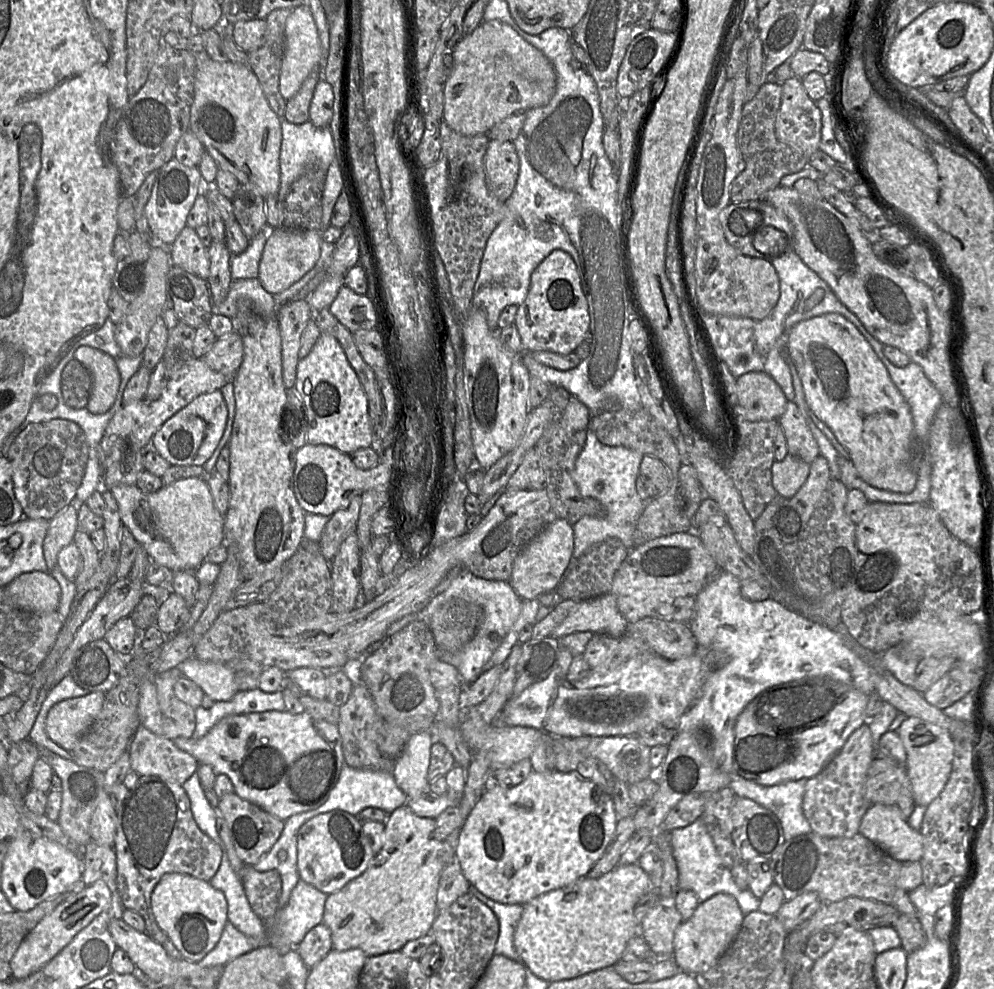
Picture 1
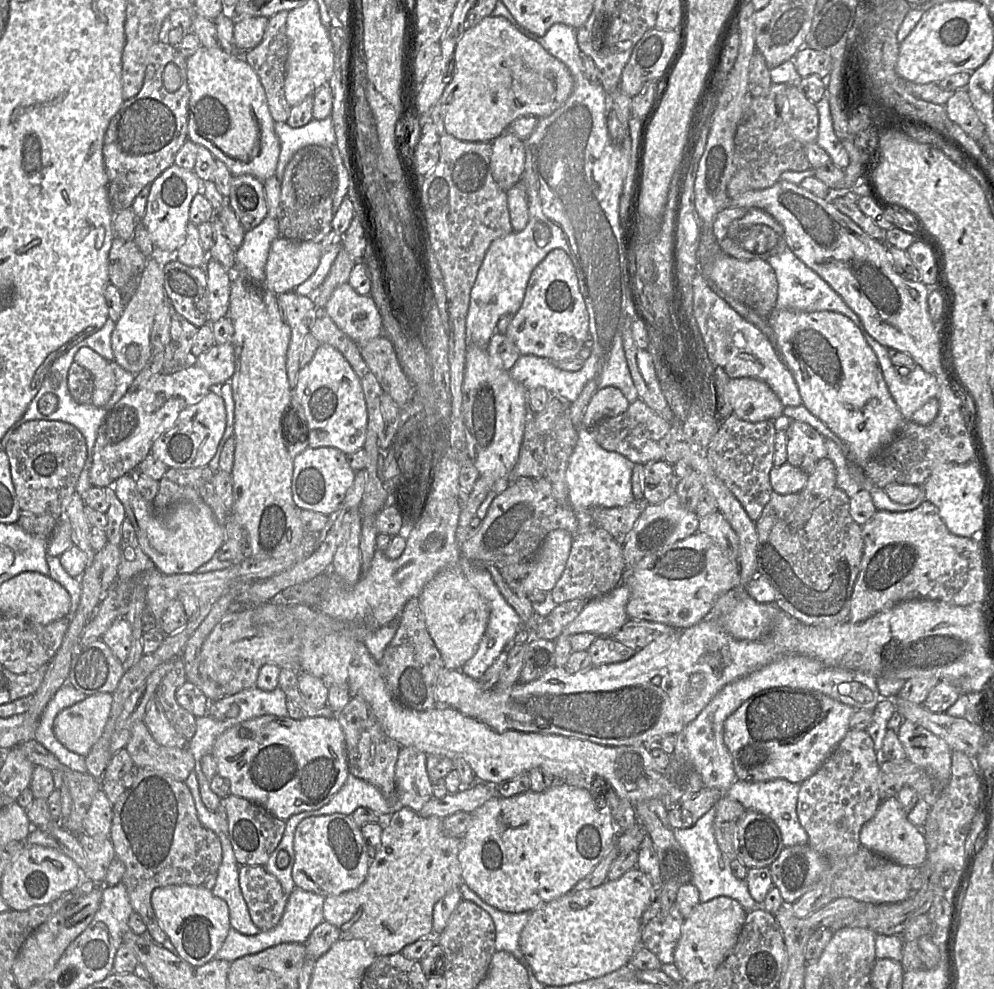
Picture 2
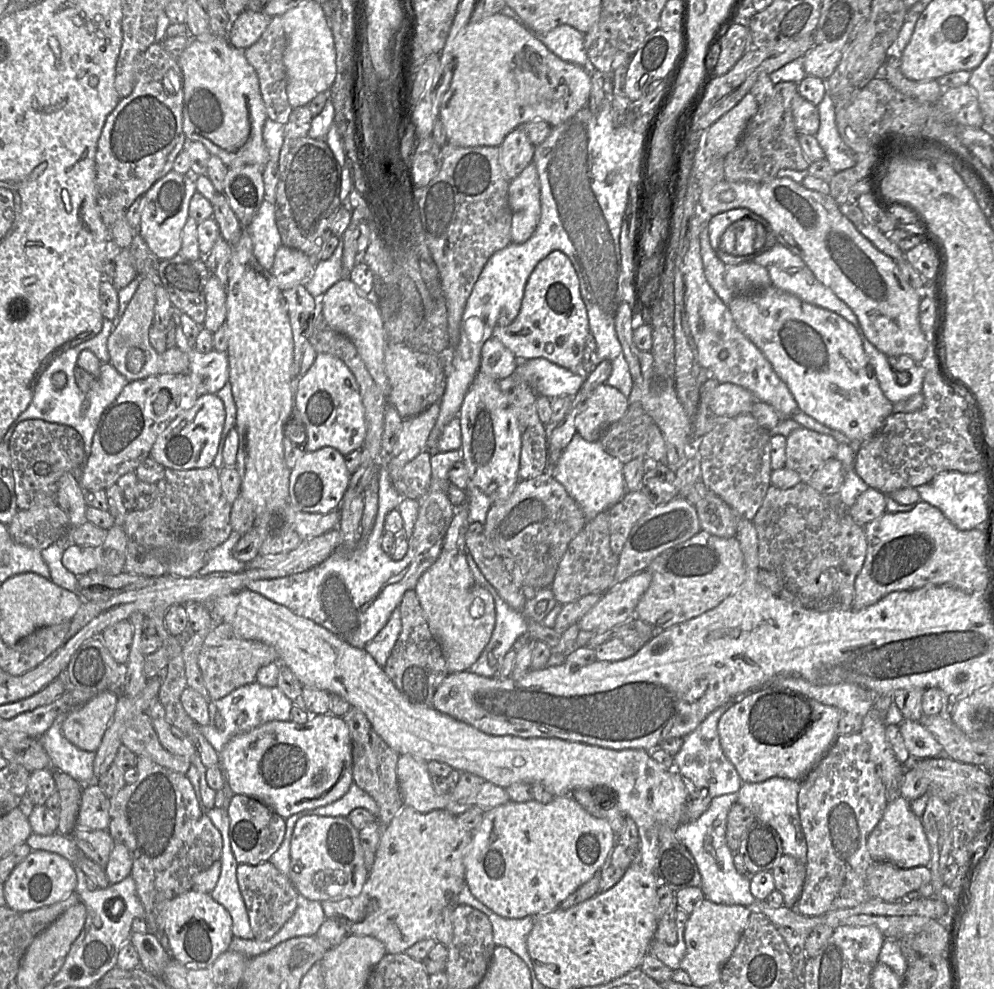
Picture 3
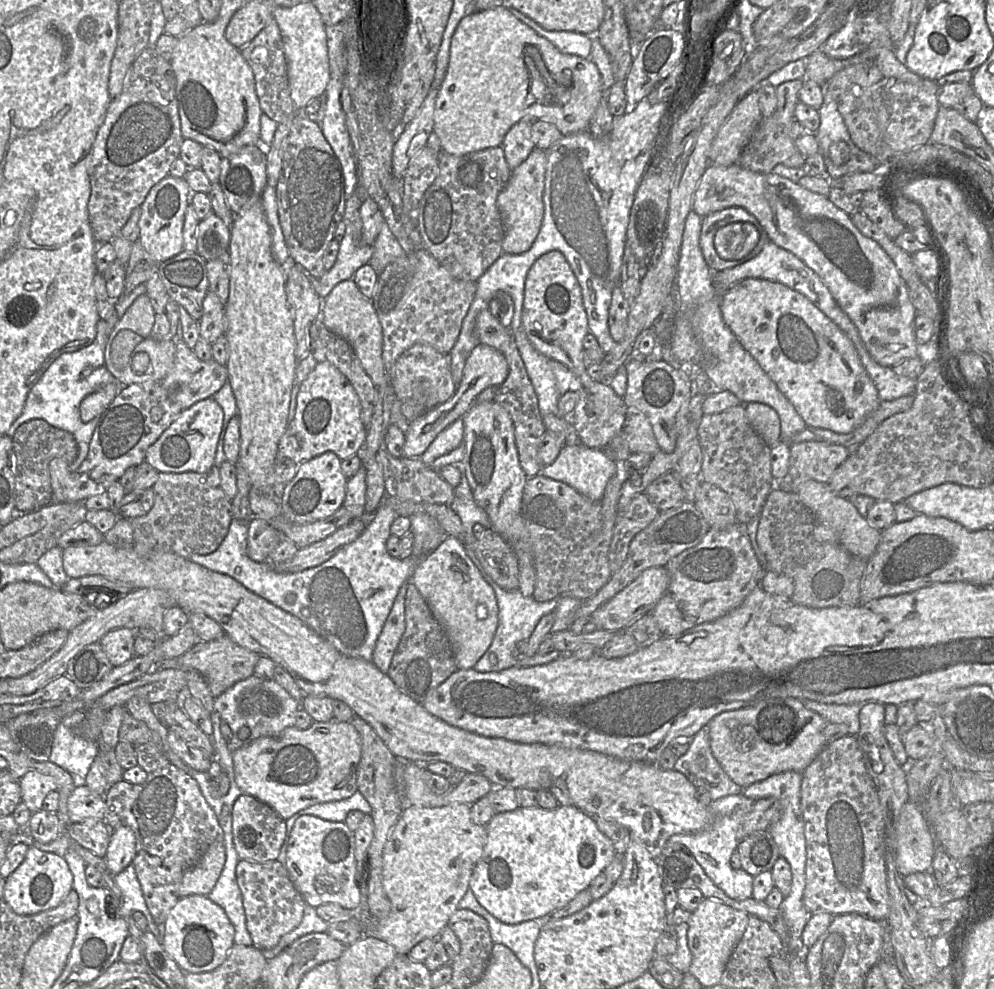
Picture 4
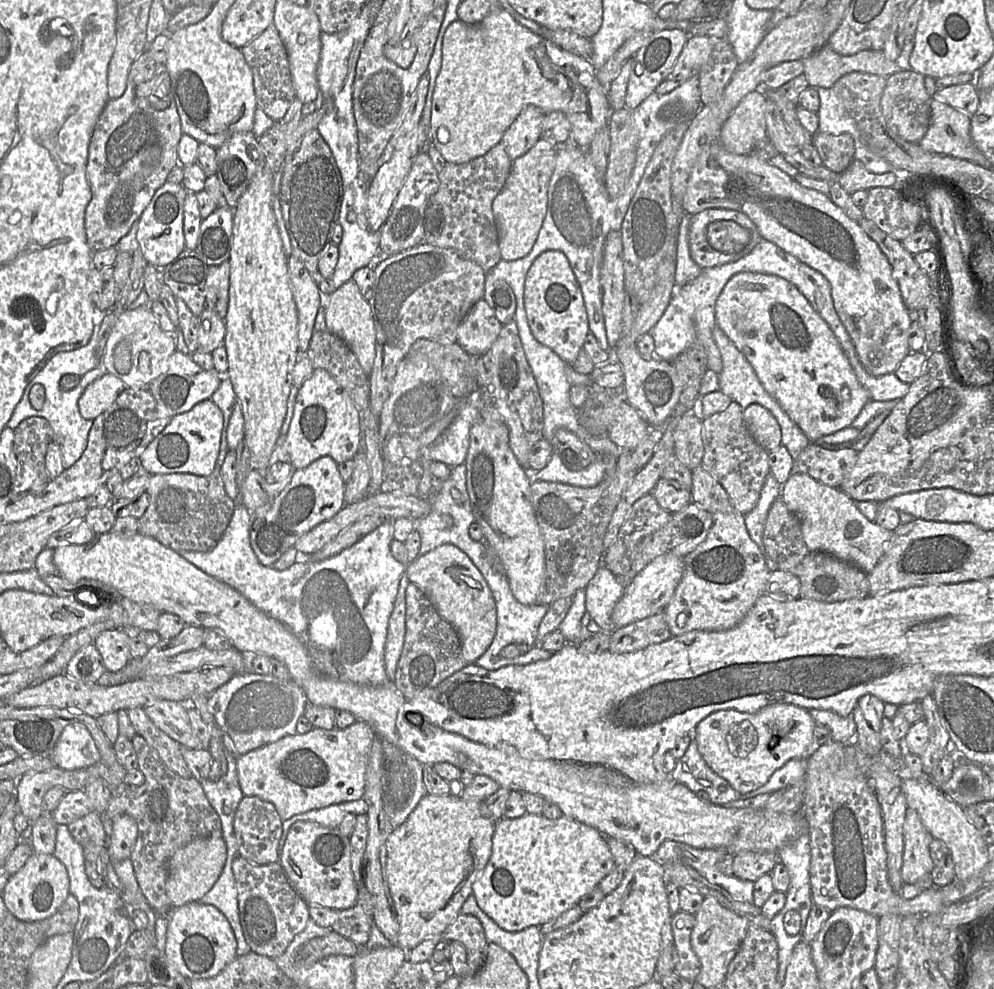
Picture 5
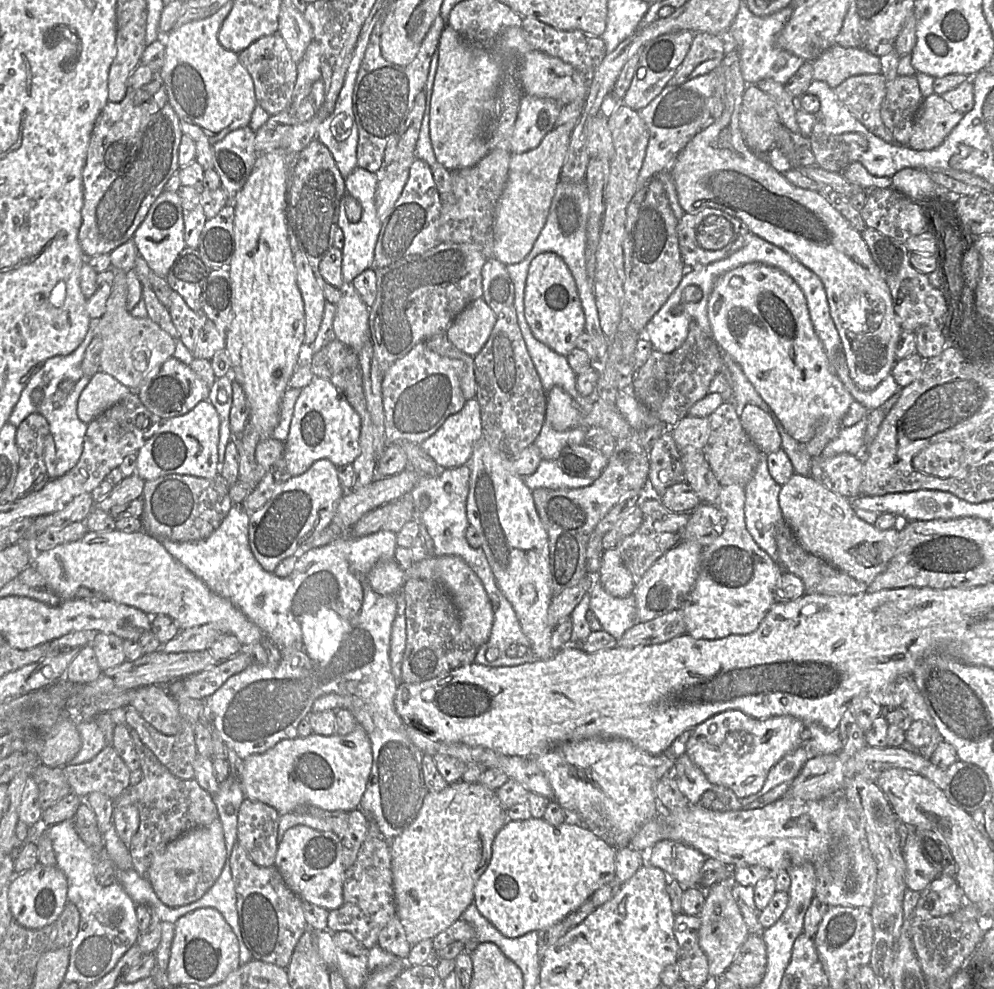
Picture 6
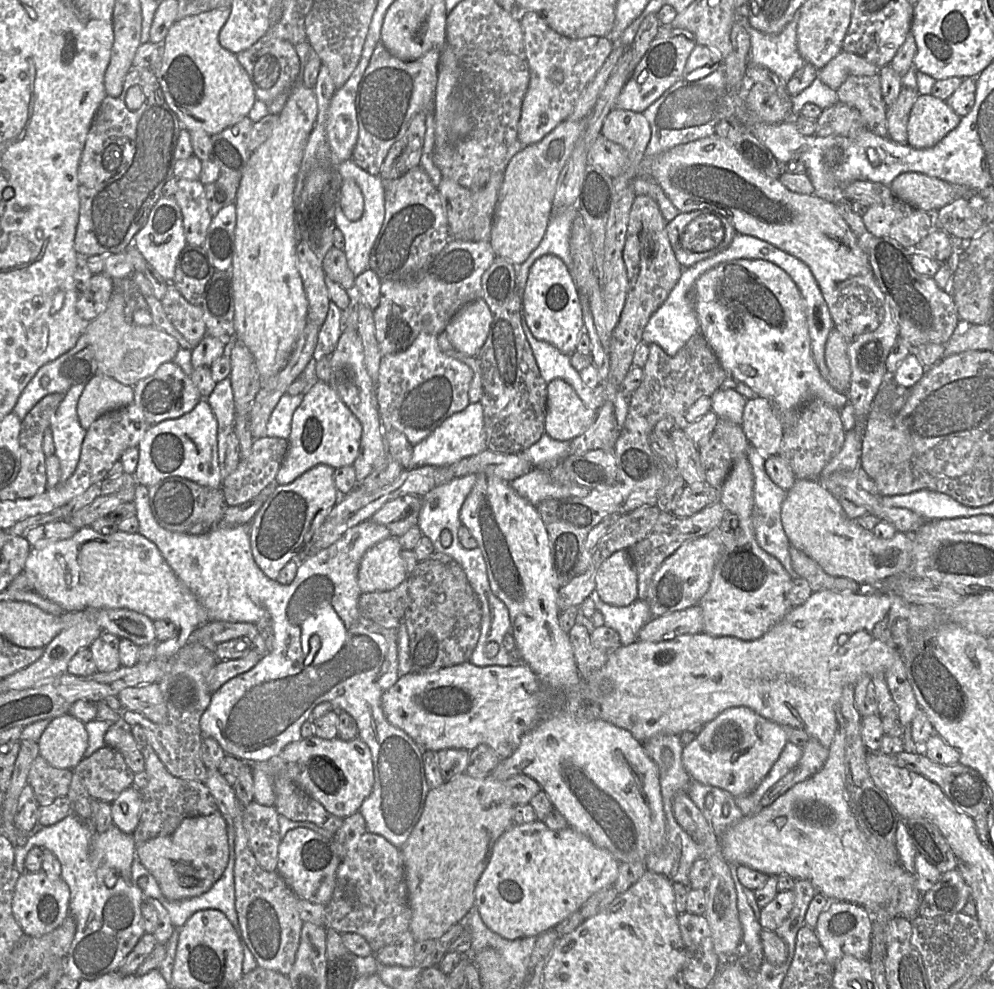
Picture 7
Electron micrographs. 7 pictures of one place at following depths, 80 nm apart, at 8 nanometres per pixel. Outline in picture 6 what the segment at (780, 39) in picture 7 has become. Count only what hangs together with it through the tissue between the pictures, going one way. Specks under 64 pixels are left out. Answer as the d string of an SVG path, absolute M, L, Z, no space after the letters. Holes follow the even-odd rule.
M745 1L740 2L737 15L728 30L728 39L740 56L742 76L747 84L756 84L762 79L772 79L785 84L805 61L776 45L776 38L790 19L794 8L787 6L771 15L754 15Z

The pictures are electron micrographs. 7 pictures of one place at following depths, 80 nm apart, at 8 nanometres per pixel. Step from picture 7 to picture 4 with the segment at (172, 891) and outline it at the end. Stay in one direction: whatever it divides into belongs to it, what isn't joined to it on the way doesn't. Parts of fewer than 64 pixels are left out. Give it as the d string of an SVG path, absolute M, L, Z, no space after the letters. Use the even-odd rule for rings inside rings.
M224 841L210 845L199 861L184 873L179 897L193 894L207 896L221 874L225 858Z

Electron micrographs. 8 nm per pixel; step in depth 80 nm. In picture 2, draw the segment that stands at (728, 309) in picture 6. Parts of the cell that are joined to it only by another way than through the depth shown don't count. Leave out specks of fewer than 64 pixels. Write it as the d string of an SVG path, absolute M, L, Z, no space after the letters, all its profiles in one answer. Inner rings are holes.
M775 309L767 321L773 331L775 348L793 374L802 405L848 445L849 462L863 469L882 448L892 442L906 421L888 390L877 356L858 327L838 312Z

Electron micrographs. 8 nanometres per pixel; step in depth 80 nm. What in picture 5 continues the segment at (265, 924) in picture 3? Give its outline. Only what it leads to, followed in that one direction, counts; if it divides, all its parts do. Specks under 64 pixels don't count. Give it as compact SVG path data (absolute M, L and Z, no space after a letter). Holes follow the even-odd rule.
M237 854L232 870L237 888L240 924L247 944L256 954L271 959L280 957L310 919L307 902L294 889L279 861L256 865Z

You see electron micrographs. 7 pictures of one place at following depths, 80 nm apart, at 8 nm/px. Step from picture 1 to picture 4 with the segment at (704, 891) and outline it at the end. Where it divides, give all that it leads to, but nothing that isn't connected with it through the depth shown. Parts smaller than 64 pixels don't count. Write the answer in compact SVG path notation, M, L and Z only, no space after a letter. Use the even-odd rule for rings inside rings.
M729 795L714 800L709 806L710 823L702 831L688 834L676 834L668 839L668 843L677 843L685 847L702 867L706 875L714 884L725 892L732 899L746 900L753 895L753 876L742 869L734 870L731 867L730 859L742 838L742 822L744 816L751 810L751 798L740 795ZM744 804L748 807L744 807Z

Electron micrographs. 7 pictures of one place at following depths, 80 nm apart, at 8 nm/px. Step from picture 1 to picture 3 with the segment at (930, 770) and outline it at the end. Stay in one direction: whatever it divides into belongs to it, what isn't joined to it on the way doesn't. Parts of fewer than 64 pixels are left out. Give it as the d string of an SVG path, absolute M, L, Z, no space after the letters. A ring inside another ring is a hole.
M903 720L900 733L912 760L936 758L943 755L943 747L933 735L919 722Z

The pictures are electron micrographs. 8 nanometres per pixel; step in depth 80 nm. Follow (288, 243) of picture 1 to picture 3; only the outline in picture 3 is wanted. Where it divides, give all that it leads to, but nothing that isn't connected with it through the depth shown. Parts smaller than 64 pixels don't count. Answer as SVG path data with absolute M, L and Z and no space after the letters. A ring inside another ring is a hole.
M281 245L276 251L270 274L283 291L305 283L314 267L315 264L303 252Z

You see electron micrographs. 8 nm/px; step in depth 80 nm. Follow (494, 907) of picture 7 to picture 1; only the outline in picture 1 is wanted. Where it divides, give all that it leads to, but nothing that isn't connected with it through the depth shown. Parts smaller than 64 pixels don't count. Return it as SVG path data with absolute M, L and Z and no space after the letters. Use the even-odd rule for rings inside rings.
M532 770L530 775L522 783L512 788L505 788L498 783L488 787L471 811L460 831L456 848L456 859L460 864L463 875L471 885L486 897L503 904L519 905L524 905L540 895L568 886L580 878L586 877L587 873L603 855L615 833L617 825L617 814L611 796L602 793L597 798L596 791L597 785L588 778L580 775L577 771L538 773Z

